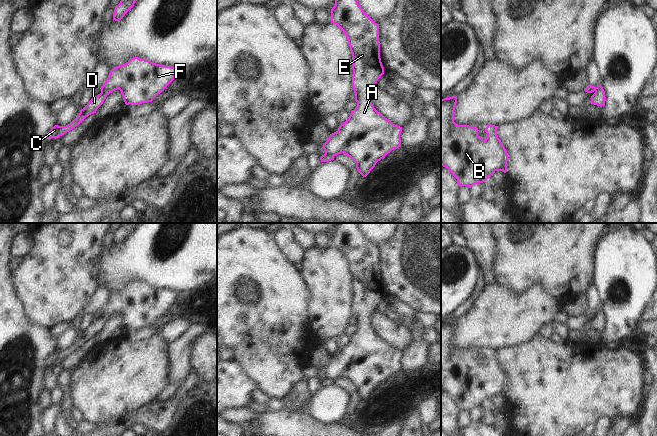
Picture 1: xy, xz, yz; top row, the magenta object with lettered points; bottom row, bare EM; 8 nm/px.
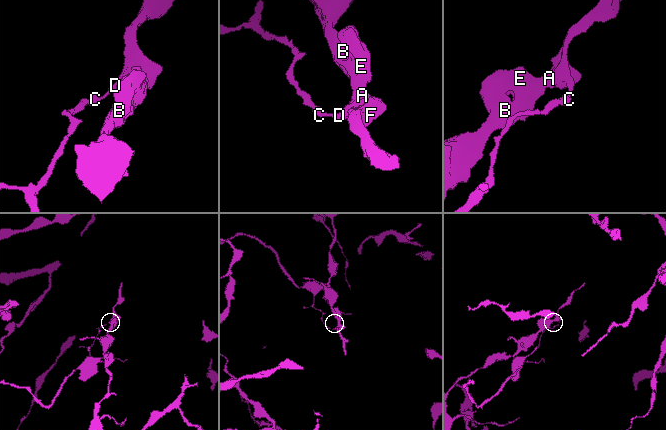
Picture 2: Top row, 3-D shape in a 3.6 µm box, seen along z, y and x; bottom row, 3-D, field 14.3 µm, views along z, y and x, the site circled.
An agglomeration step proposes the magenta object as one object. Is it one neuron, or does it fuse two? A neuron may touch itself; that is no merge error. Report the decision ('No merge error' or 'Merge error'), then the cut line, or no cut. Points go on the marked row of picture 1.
Merge error. Split along xz (325, 153), (333, 156)

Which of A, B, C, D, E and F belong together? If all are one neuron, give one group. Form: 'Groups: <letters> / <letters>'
Groups: A B E F / C D

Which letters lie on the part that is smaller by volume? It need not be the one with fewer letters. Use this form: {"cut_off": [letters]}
{"cut_off": ["C", "D"]}

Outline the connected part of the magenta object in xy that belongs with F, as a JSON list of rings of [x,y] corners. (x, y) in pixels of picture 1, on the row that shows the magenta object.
[[[138,57],[113,68],[100,88],[109,95],[119,89],[126,105],[152,102],[174,80],[178,68]]]

